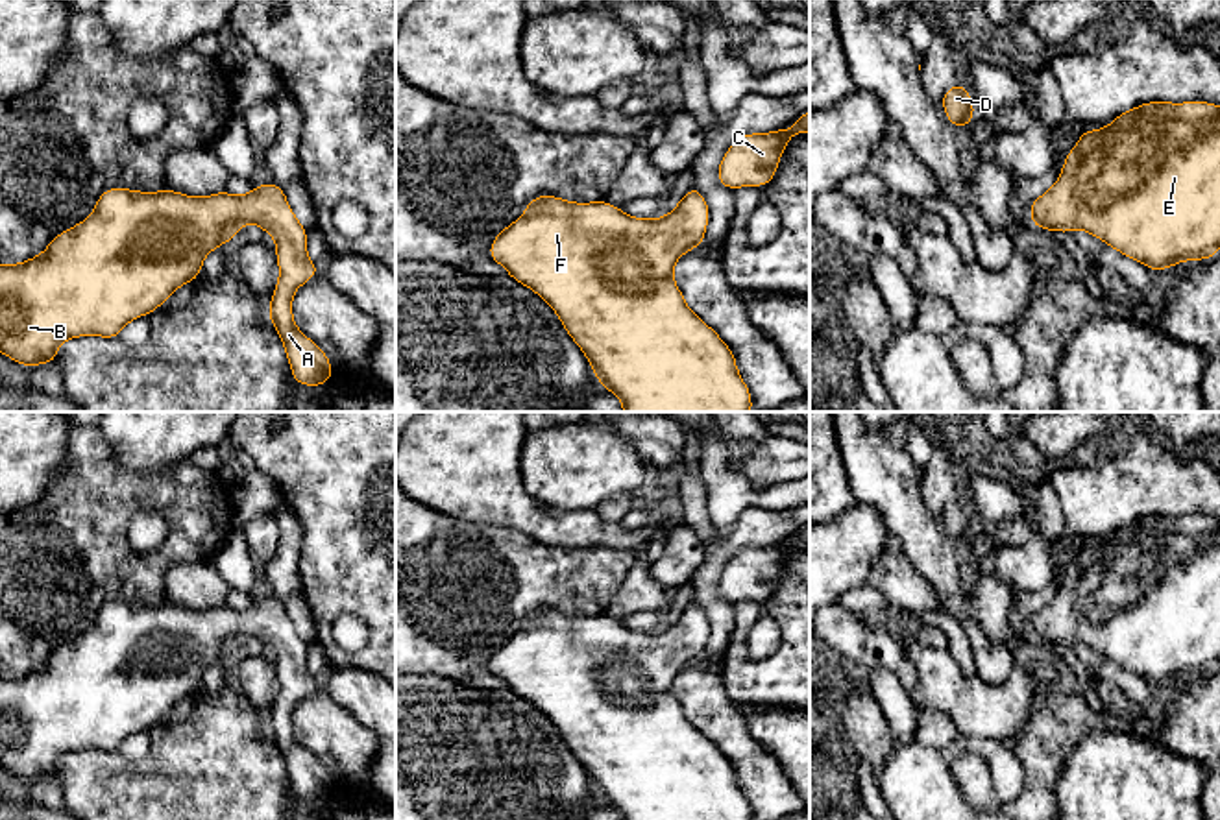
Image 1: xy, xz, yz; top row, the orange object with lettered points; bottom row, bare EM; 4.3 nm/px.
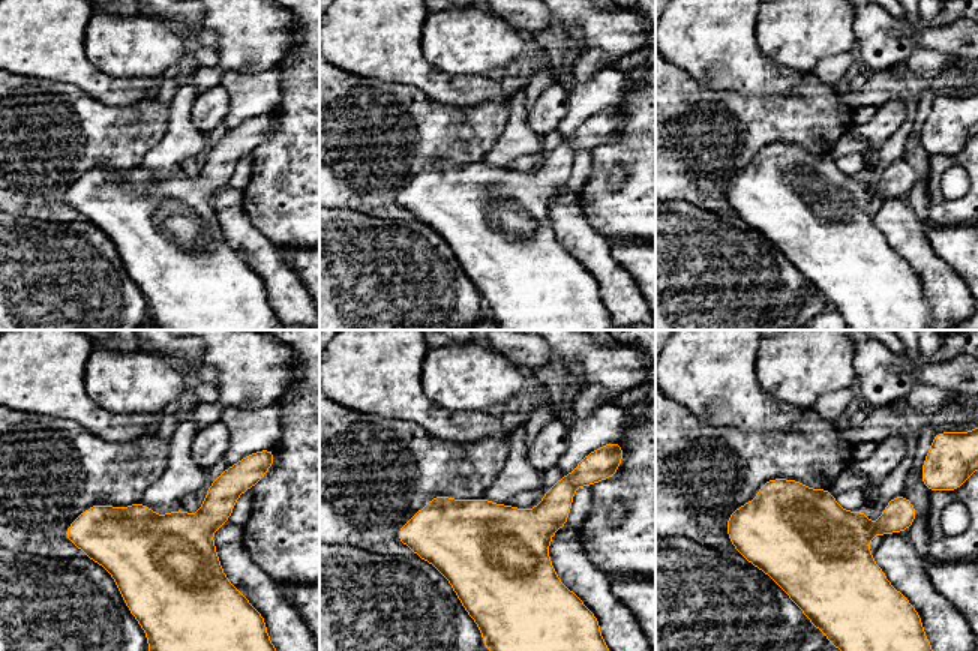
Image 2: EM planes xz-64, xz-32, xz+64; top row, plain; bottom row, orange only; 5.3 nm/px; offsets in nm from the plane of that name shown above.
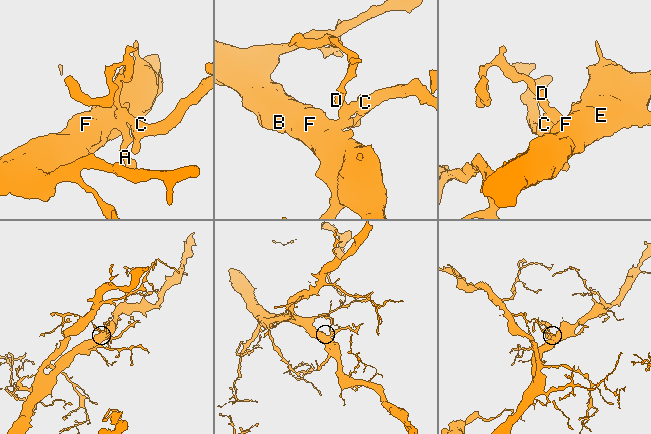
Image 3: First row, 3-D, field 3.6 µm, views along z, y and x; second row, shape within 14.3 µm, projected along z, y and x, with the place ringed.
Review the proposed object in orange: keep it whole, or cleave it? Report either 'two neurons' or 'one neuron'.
one neuron

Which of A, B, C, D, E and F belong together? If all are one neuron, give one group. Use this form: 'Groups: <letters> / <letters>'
Groups: A B C D E F

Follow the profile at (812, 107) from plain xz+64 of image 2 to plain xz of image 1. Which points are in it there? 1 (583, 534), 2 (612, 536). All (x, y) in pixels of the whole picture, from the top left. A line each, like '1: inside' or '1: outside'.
1: outside
2: outside

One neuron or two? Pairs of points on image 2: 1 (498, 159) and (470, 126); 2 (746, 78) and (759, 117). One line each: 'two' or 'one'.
1: two
2: two

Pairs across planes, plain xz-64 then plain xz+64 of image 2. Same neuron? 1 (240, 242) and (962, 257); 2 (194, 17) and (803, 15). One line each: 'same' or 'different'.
1: different
2: different

